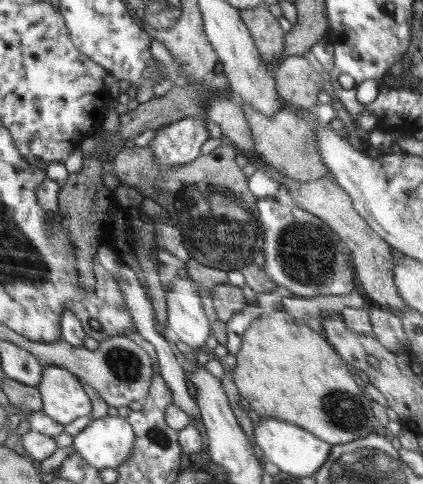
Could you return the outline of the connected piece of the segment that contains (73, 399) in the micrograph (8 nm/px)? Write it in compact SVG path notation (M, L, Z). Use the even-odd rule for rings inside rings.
M48 366L36 388L40 391L44 414L61 425L92 412L90 398L82 390L82 380L64 367Z

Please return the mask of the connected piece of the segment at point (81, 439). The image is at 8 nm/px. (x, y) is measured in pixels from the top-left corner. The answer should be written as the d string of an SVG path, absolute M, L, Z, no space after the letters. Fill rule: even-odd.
M120 415L94 420L73 437L75 452L83 455L91 468L118 468L128 460L135 446L135 429Z

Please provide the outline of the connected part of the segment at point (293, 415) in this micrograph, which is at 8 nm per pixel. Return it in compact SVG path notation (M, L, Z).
M287 311L262 313L246 329L239 352L235 355L238 364L232 370L234 382L241 396L246 398L251 411L261 418L278 418L312 430L312 434L333 445L346 444L367 437L376 430L368 398L356 386L348 364L332 350L332 346L318 334L314 334L304 321Z

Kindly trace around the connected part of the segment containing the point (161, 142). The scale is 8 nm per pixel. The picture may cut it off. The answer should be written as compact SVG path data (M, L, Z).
M187 117L156 129L156 136L150 140L147 148L153 152L160 168L172 168L199 157L209 135L202 118Z

